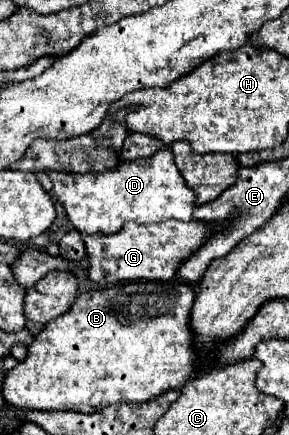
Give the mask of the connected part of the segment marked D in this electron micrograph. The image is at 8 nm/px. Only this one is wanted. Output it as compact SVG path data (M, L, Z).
M170 150L154 152L150 158L134 162L118 162L114 170L106 172L48 172L54 188L54 196L60 198L62 206L74 228L86 236L94 234L114 234L126 222L152 224L170 218L190 222L194 212L194 192L186 186L182 174L174 164L174 154Z

